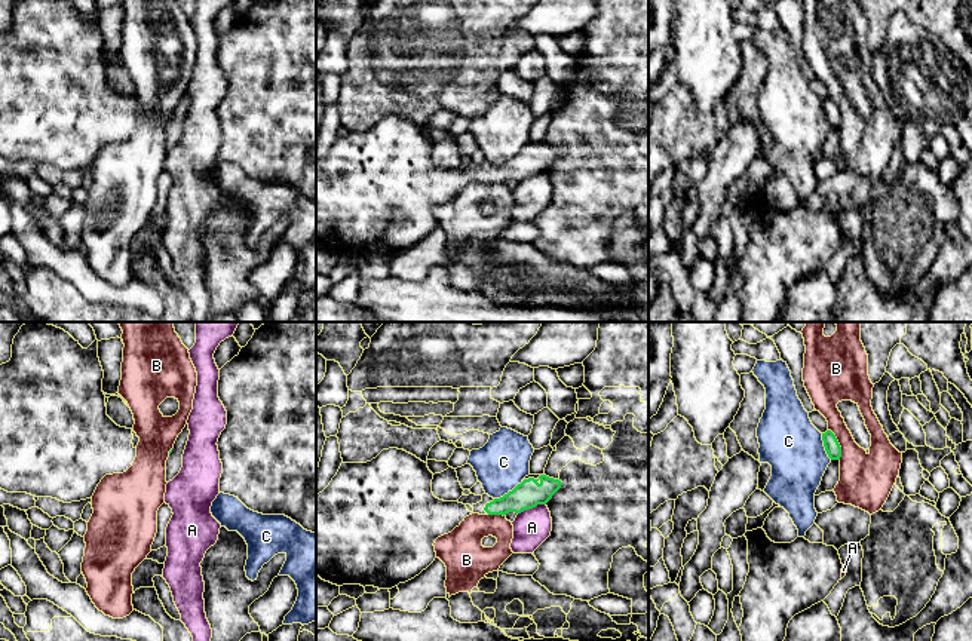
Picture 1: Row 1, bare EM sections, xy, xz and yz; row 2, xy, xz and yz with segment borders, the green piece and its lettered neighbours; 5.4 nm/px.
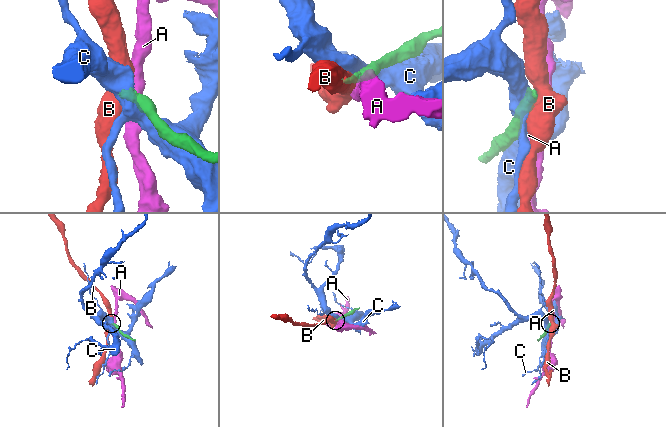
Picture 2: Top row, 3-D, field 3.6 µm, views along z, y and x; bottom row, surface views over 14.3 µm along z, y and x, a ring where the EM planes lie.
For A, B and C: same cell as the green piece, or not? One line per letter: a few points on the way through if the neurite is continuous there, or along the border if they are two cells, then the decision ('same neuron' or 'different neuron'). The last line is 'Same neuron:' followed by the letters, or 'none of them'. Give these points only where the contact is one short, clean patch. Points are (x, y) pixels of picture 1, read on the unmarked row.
A: border along xz (545, 171), (537, 171), (518, 181); different neuron
B: border along yz (828, 97), (840, 114), (840, 126); different neuron
C: different neuron
Same neuron: none of them

